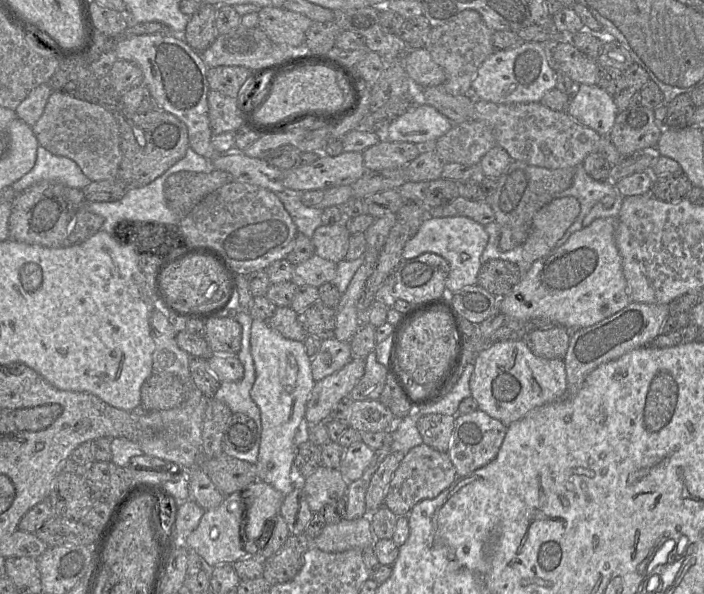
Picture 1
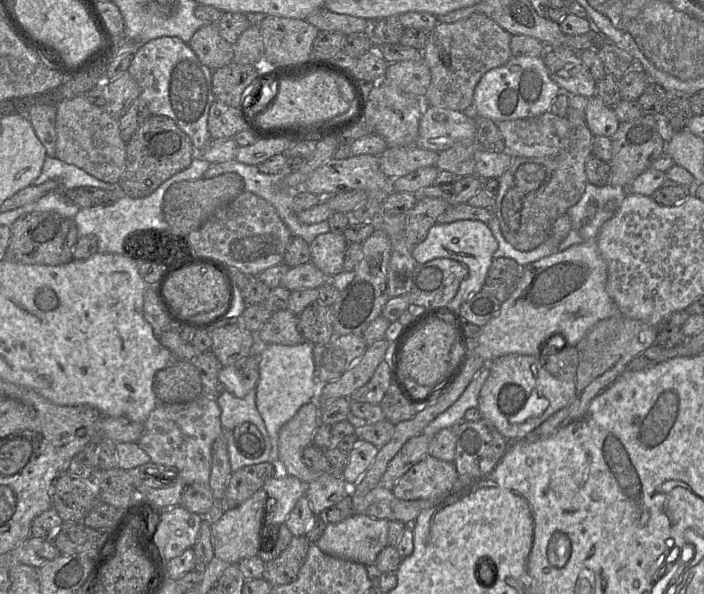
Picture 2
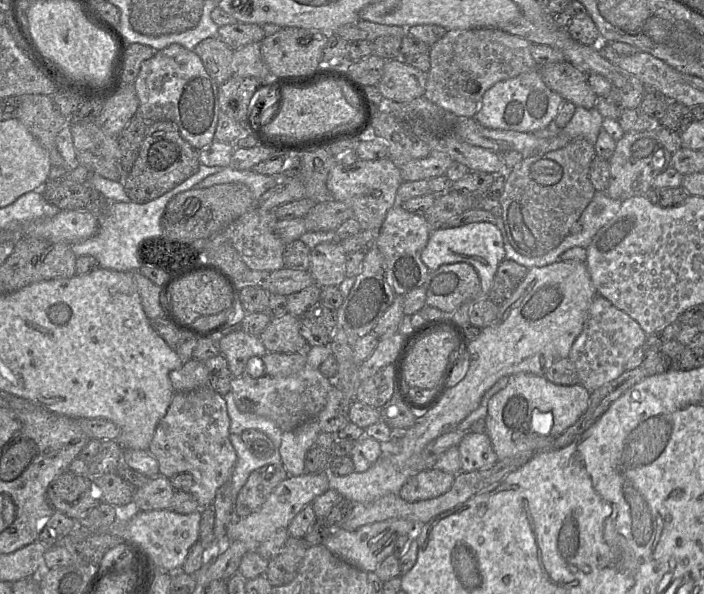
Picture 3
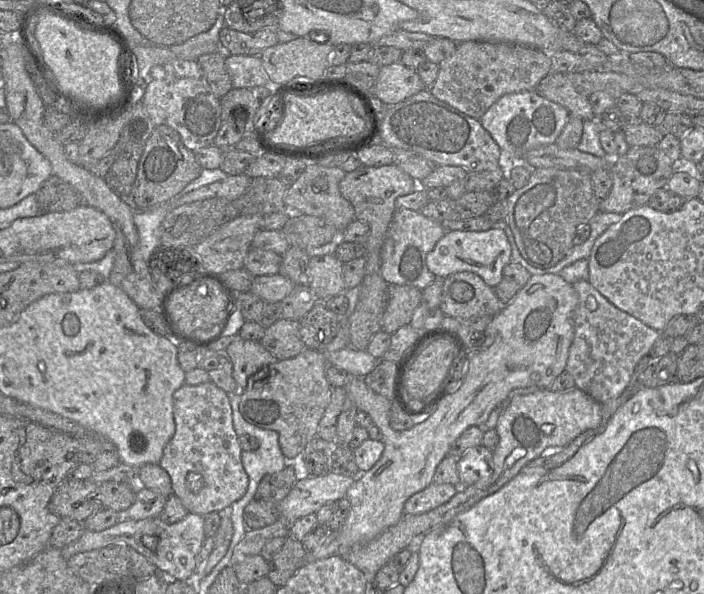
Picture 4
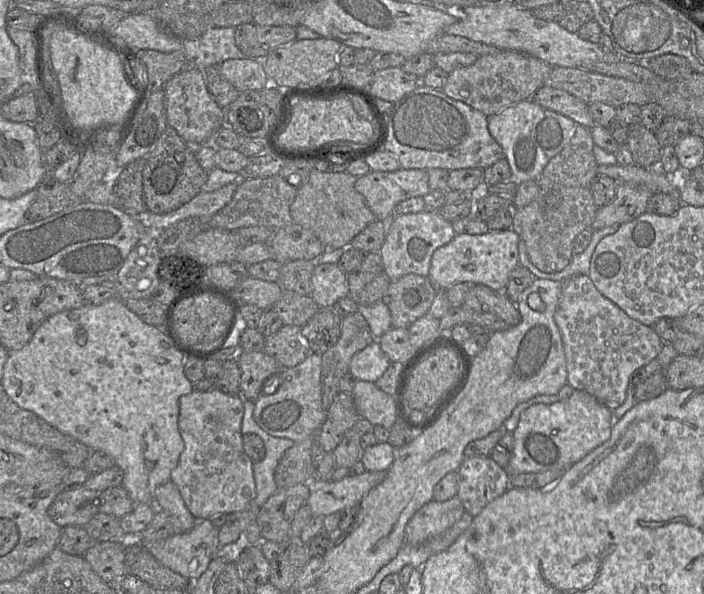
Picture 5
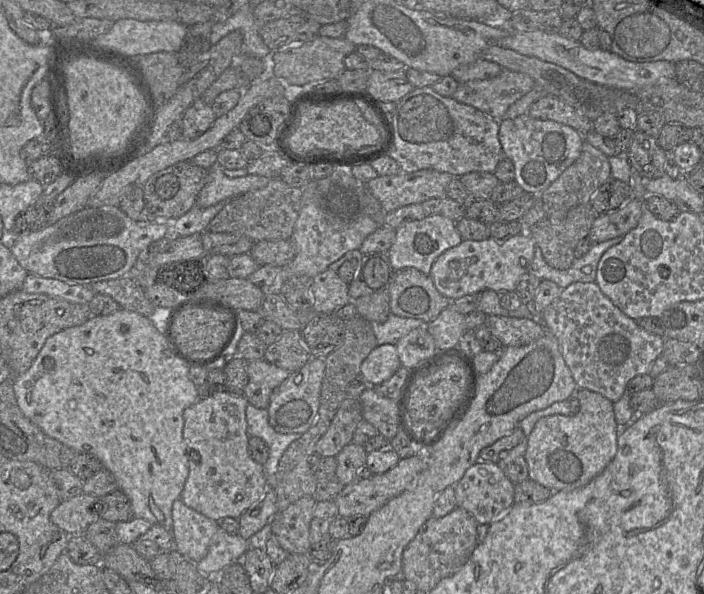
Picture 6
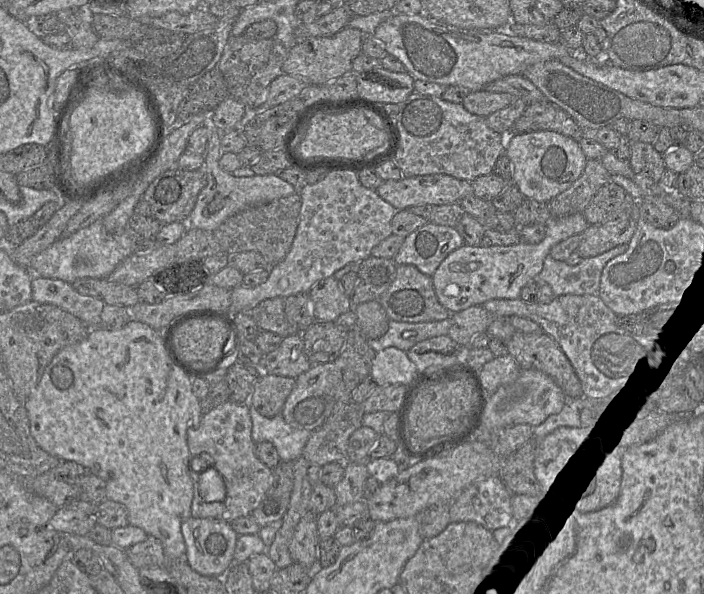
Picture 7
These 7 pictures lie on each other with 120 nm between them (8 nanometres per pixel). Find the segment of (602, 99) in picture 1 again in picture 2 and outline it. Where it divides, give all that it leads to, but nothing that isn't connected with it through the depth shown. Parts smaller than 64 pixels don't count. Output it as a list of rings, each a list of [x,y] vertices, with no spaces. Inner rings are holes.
[[[597,95],[589,99],[584,118],[593,136],[611,138],[620,124],[614,108],[607,107]]]

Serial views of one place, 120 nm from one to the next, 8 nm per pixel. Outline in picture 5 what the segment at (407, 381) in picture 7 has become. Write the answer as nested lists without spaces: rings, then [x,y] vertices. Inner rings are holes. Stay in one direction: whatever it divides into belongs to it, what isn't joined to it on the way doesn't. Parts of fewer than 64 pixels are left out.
[[[374,341],[352,357],[349,372],[357,380],[375,383],[390,363],[378,341]]]

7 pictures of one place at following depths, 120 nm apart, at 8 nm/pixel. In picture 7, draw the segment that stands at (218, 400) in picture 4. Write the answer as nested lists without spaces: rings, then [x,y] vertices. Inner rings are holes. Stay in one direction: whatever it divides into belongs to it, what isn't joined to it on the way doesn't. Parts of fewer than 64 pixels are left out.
[[[228,400],[203,414],[198,424],[188,428],[187,443],[191,454],[190,475],[193,483],[192,517],[231,523],[237,518],[251,515],[263,500],[272,485],[273,470],[255,454],[252,425],[248,405]],[[209,467],[216,469],[225,483],[226,496],[223,501],[207,503],[200,495],[199,478]]]

